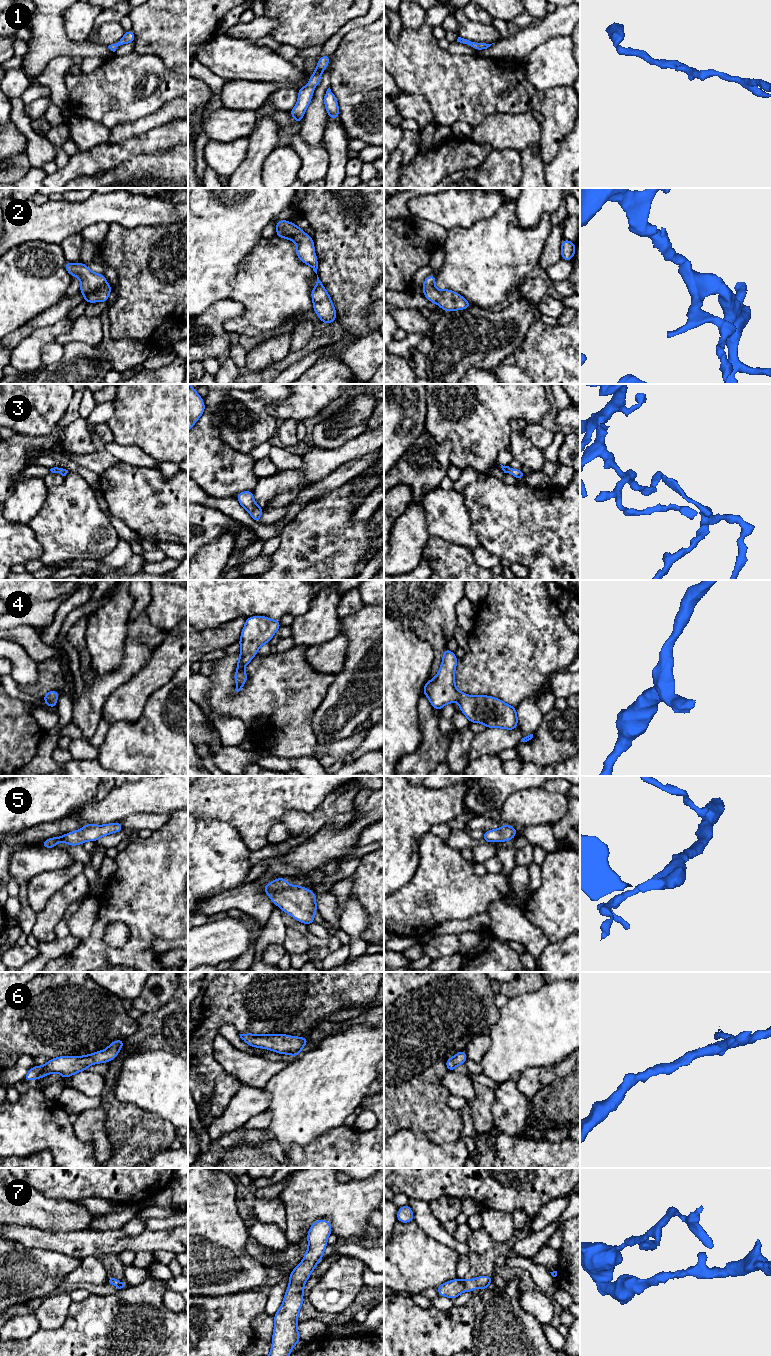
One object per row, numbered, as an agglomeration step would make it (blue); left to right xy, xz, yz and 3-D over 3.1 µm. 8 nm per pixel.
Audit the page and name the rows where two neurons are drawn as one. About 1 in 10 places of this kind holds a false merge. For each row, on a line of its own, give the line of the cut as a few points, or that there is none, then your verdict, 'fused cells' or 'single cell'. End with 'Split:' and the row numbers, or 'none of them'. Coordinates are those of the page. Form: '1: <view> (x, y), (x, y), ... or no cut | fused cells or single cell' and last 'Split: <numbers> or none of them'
1: no cut | single cell
2: no cut | single cell
3: no cut | single cell
4: no cut | single cell
5: no cut | single cell
6: no cut | single cell
7: no cut | single cell
Split: none of them

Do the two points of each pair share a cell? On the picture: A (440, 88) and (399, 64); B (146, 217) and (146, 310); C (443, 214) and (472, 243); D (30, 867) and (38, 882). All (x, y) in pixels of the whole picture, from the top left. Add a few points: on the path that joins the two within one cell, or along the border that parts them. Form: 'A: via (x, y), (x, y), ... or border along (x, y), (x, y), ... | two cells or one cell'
A: via (430, 78), (416, 64), (409, 64) | one cell
B: border along (169, 223), (139, 225), (131, 228), (122, 226) | two cells
C: border along (478, 220), (466, 226), (455, 226), (448, 231) | two cells
D: border along (58, 869), (37, 873), (27, 884), (26, 897) | two cells

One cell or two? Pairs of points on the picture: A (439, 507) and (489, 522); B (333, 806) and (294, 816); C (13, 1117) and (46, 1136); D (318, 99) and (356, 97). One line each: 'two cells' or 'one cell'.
A: two cells
B: one cell
C: one cell
D: two cells

